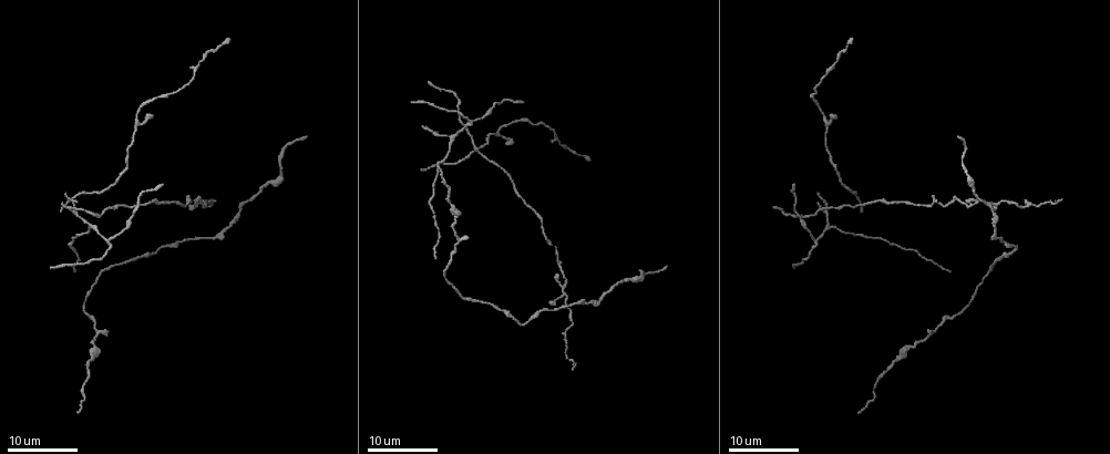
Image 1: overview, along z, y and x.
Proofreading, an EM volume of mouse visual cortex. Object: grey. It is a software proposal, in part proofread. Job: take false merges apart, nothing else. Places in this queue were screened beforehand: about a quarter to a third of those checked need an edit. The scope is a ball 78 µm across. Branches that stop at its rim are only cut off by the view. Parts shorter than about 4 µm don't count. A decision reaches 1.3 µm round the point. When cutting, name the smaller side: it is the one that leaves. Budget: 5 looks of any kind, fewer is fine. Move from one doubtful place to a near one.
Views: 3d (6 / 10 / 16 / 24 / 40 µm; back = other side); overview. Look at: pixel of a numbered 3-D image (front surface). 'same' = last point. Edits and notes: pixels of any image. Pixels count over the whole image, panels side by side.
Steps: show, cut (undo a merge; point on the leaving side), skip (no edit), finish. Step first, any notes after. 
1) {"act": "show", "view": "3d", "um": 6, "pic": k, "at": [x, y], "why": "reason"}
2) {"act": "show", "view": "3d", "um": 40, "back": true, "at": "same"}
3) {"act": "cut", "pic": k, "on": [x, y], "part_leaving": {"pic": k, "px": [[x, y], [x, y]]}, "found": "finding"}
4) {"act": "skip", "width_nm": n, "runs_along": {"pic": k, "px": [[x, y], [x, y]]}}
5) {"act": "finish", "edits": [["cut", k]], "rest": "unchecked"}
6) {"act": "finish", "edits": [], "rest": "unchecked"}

{"act": "show", "view": "3d", "um": 16, "pic": 1, "at": [1016, 203], "why": "calibre changes"}

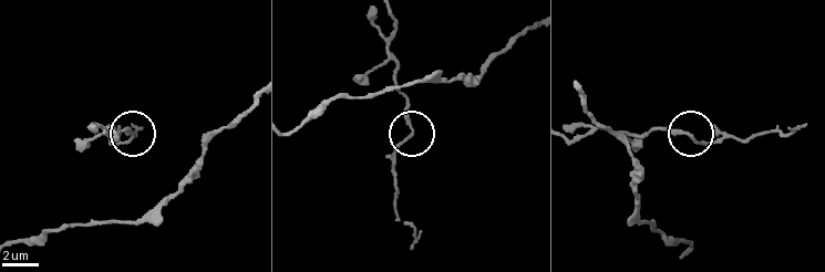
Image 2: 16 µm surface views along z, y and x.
{"act": "show", "view": "3d", "um": 10, "pic": 2, "at": [412, 135]}

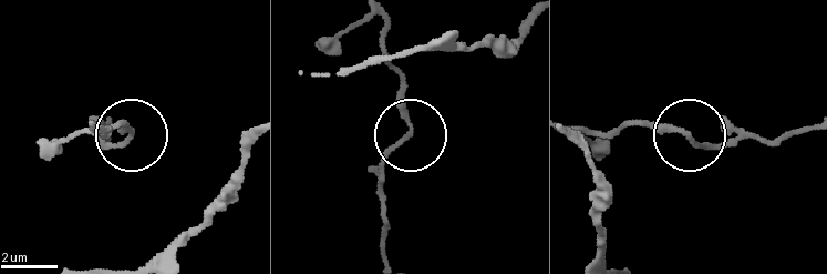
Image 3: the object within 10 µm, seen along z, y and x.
{"act": "skip", "runs_along": {"pic": 3, "px": [[49, 160], [84, 133], [130, 133], [99, 140]]}, "found": "all the same neuron"}

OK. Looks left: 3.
{"act": "show", "view": "3d", "um": 24, "pic": 1, "at": [562, 291]}

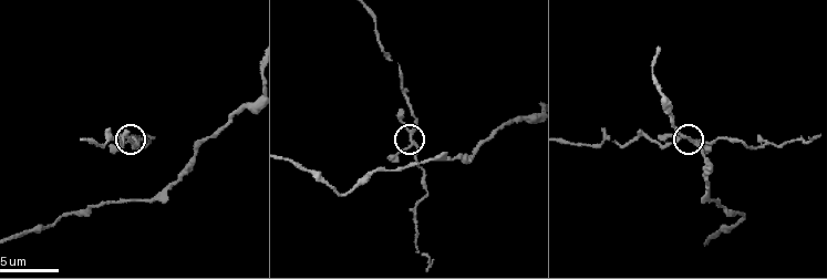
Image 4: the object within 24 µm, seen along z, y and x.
{"act": "show", "view": "3d", "um": 10, "pic": 4, "at": [410, 139], "why": "closer look"}

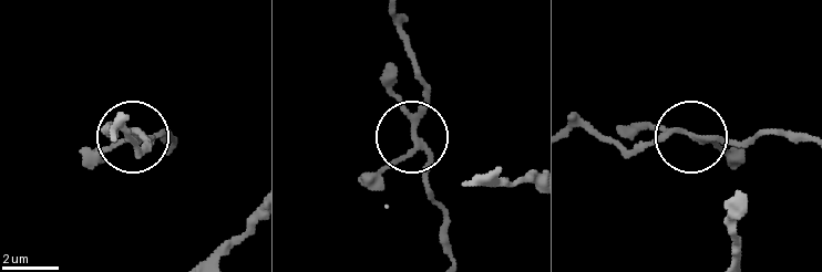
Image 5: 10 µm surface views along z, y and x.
{"act": "skip", "side_arm_um": 12, "arms": 4, "found": "one neuron here"}

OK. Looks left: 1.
{"act": "finish", "edits": [], "rest": "unchecked"}

